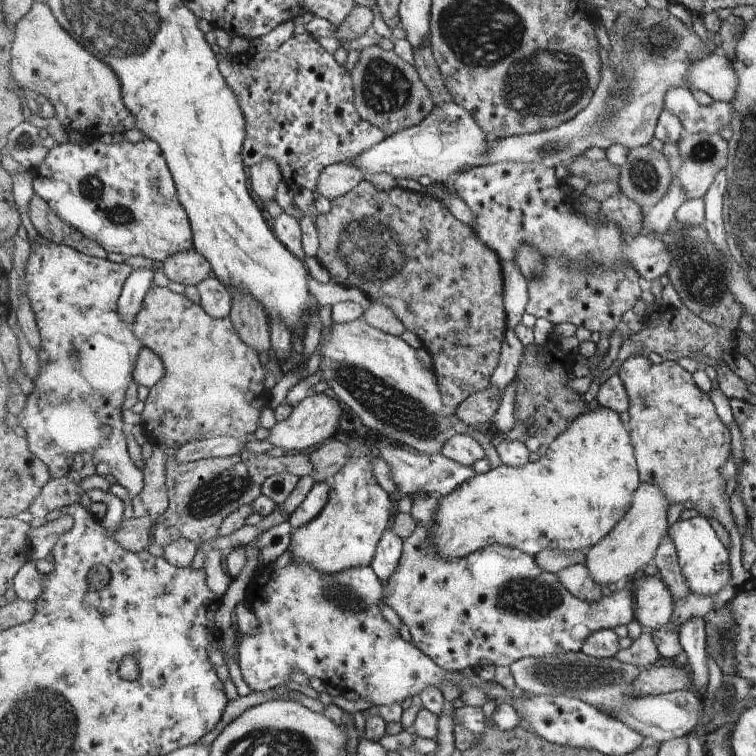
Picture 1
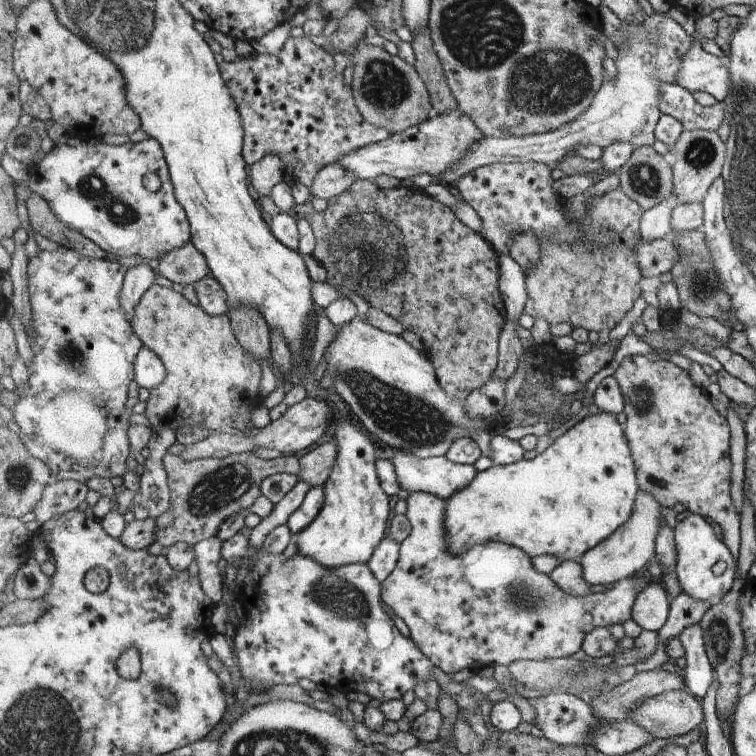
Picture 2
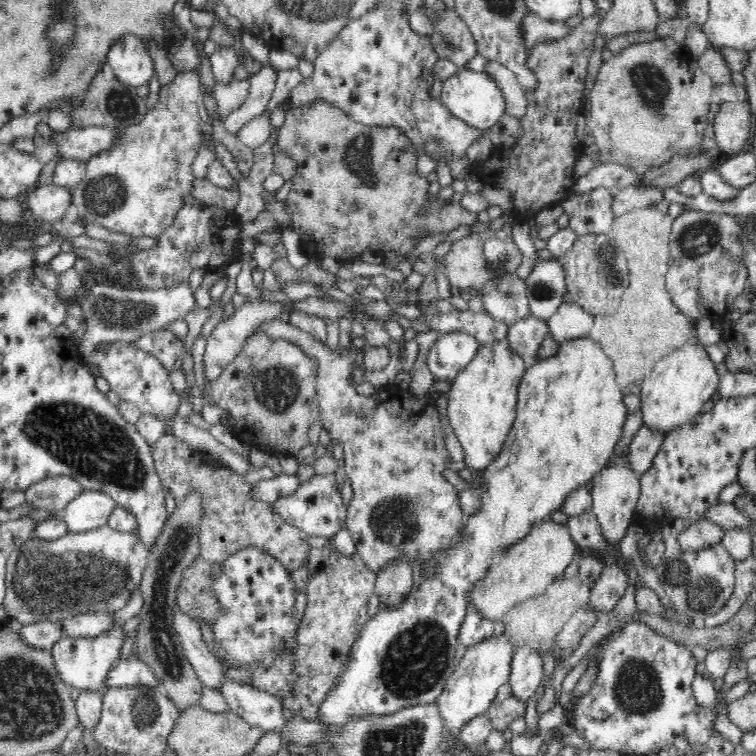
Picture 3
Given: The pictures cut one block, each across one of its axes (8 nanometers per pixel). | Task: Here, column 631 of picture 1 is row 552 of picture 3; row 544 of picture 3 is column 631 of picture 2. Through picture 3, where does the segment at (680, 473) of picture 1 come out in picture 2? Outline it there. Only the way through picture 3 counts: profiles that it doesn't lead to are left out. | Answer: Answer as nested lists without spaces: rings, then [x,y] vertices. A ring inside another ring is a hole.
[[[631,354],[630,356],[623,358],[621,364],[619,364],[619,367],[615,370],[613,375],[617,377],[623,394],[625,395],[625,414],[627,416],[625,430],[630,442],[630,447],[632,448],[633,458],[636,461],[640,488],[652,492],[664,509],[675,506],[675,504],[684,504],[687,511],[699,514],[705,518],[711,518],[711,520],[716,522],[723,530],[724,542],[733,553],[738,566],[738,558],[740,556],[742,543],[742,519],[741,514],[737,514],[735,504],[733,504],[733,498],[731,498],[731,468],[733,468],[733,462],[731,462],[731,454],[729,454],[729,448],[731,448],[731,446],[729,446],[729,444],[731,444],[731,430],[729,430],[729,422],[727,422],[727,418],[723,418],[723,416],[717,412],[717,406],[715,405],[713,398],[709,397],[709,393],[707,393],[704,388],[700,388],[695,382],[693,382],[693,380],[691,380],[691,376],[689,376],[687,370],[679,368],[677,364],[667,361],[667,359],[655,358],[654,356],[649,355]]]

